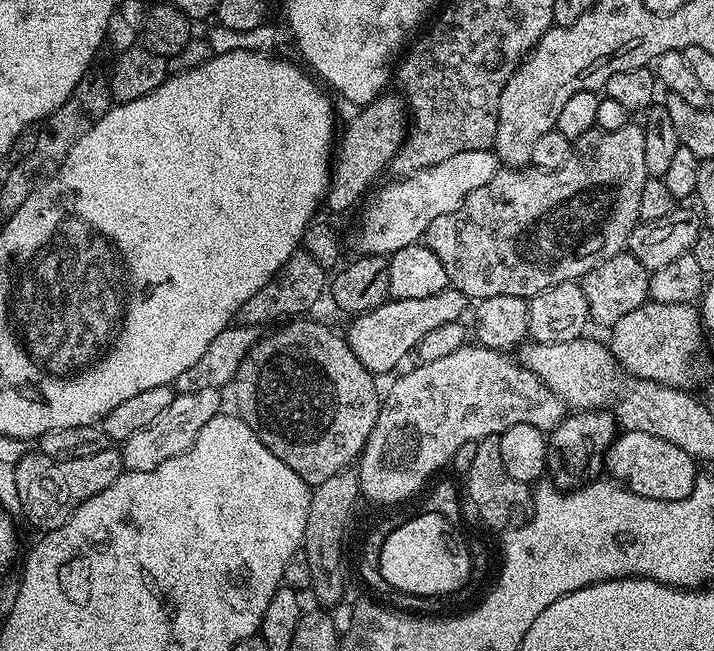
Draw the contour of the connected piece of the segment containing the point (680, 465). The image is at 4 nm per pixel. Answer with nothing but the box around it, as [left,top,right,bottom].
[606,431,698,500]

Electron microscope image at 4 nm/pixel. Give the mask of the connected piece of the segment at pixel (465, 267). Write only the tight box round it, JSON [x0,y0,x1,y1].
[422,122,650,302]

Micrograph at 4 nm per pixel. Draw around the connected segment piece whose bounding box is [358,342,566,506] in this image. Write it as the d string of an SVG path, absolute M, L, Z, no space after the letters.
M468 342L447 358L417 363L417 368L398 377L383 397L378 422L374 422L374 430L370 430L370 438L364 443L364 451L358 458L363 499L383 506L408 502L466 442L484 440L488 436L499 437L500 433L510 430L510 426L515 424L538 426L546 434L557 428L566 415L564 401L556 397L534 373L524 368L519 359L512 357L511 360L508 356L511 355L499 348L482 348L475 342Z

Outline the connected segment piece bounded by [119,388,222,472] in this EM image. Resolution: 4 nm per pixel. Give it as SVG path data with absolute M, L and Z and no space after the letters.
M200 388L196 392L177 394L174 402L170 402L170 407L162 410L162 414L158 414L158 418L154 418L150 426L130 434L130 438L123 440L119 454L124 460L125 469L130 472L149 472L162 466L162 462L190 450L202 426L206 426L210 418L221 415L220 395L222 392L219 388Z

